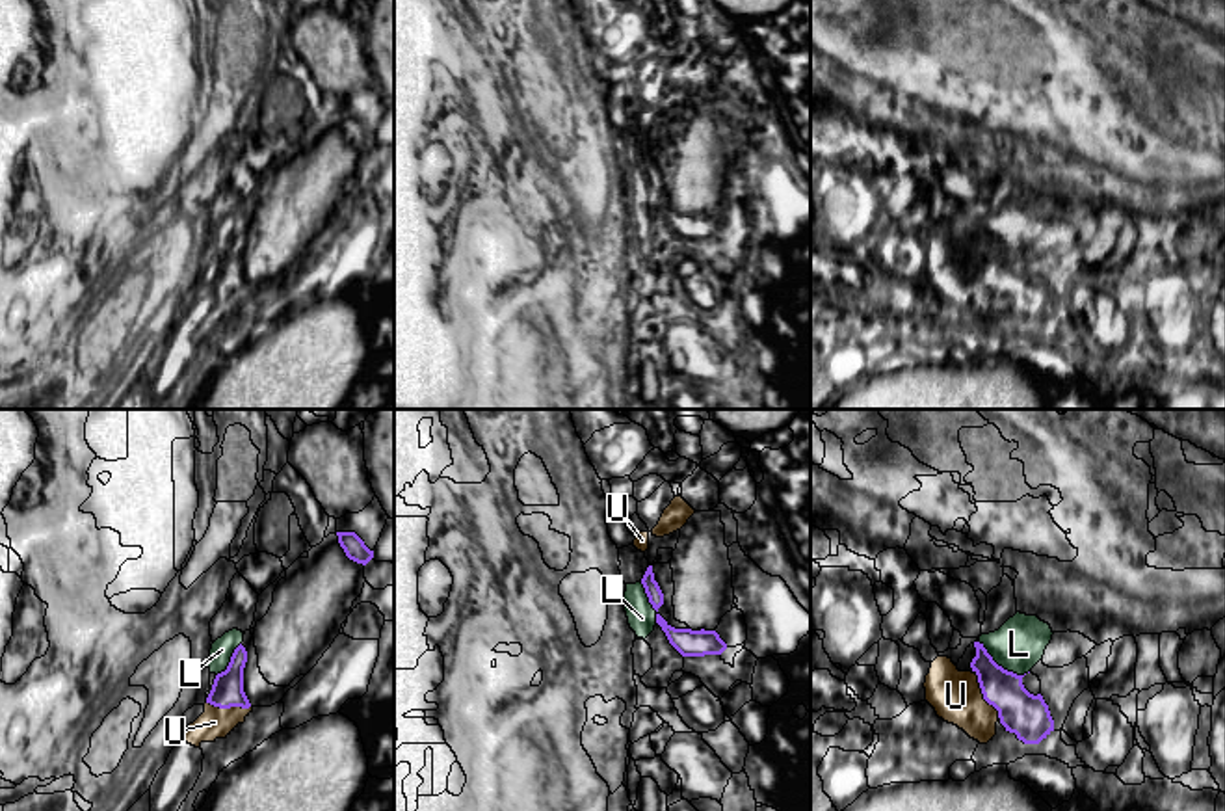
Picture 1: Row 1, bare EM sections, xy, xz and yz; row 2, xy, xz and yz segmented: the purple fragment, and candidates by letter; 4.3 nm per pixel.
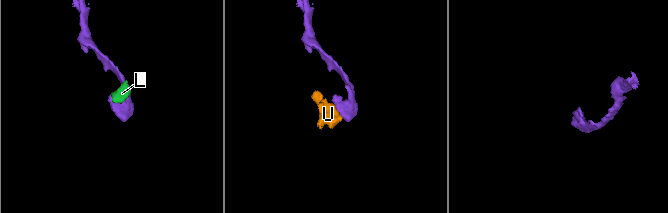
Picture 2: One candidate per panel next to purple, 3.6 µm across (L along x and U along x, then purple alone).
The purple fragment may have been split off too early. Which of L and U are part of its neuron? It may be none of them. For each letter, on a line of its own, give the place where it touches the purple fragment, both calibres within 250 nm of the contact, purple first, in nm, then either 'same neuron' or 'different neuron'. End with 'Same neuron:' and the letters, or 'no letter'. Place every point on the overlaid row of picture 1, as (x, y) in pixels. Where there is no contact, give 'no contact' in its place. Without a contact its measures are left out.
L: meets purple in yz at (1001, 666); 190 nm thick on the purple side, 220 nm on the other; different neuron
U: meets purple in yz at (984, 696); 190 nm thick on the purple side, 220 nm on the other; same neuron
Same neuron: U

